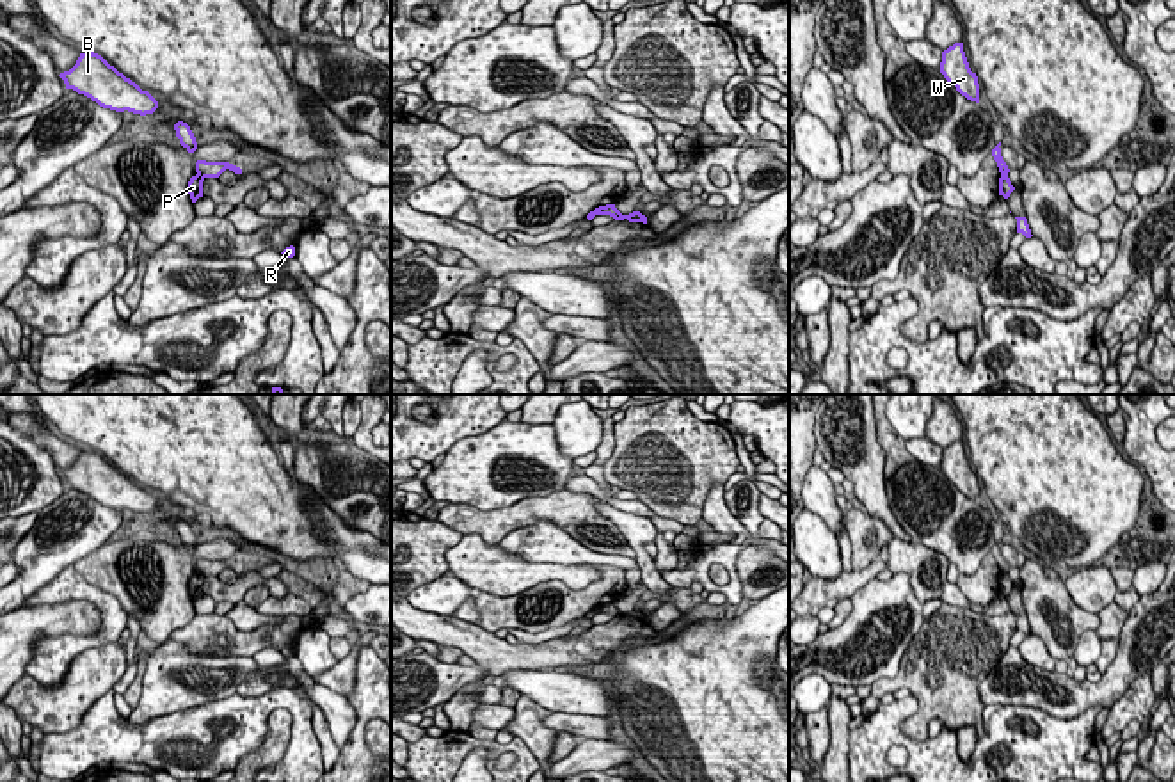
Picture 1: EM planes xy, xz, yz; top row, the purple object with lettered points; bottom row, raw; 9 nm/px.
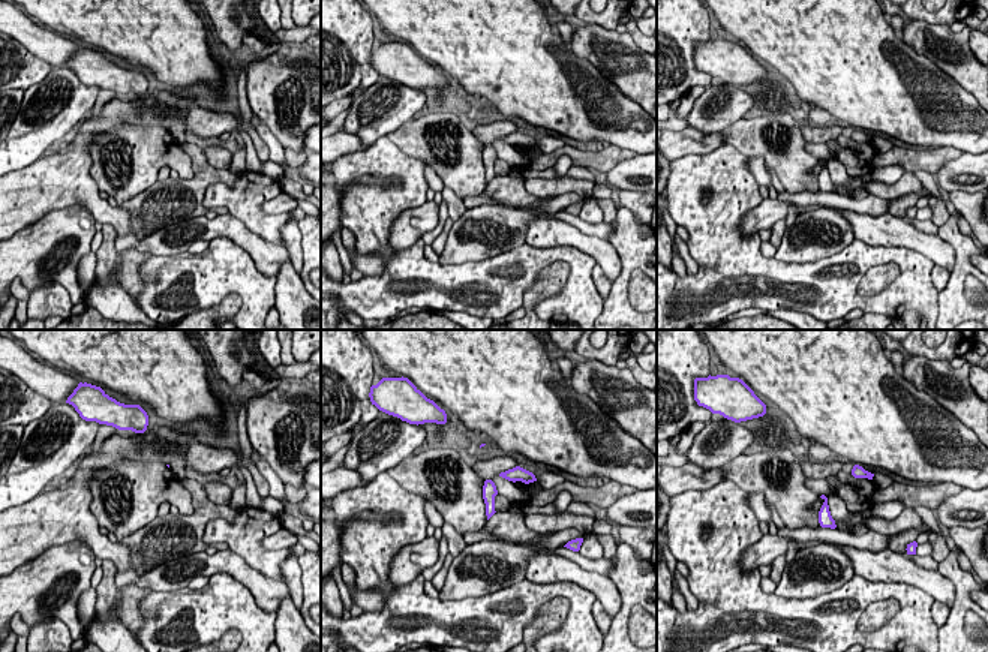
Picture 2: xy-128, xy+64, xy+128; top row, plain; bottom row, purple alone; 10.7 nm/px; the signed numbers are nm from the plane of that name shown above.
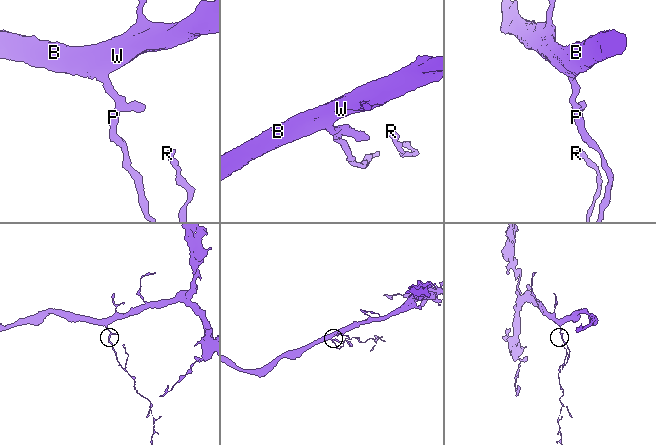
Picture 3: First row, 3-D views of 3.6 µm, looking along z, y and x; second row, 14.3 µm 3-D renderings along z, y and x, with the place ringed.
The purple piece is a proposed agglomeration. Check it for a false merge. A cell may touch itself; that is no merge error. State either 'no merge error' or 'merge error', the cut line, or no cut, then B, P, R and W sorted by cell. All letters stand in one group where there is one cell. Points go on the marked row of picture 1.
merge error | xy (198, 173), (203, 178) | B W / P R

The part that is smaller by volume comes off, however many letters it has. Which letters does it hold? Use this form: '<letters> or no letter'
P, R

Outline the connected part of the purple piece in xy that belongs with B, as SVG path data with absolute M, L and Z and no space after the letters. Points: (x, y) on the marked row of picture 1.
M94 52L80 53L76 64L59 76L66 89L91 98L103 108L140 116L153 114L158 108L158 101L148 91L142 91Z

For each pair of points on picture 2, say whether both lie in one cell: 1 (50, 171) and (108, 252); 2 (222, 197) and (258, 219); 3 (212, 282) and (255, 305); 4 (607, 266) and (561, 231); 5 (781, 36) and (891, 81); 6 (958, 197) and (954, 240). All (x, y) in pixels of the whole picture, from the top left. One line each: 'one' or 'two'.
1: two
2: one
3: one
4: one
5: one
6: two

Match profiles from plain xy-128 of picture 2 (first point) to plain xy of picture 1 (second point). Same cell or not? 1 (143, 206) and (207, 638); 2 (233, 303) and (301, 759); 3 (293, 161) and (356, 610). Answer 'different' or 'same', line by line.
1: same
2: different
3: different

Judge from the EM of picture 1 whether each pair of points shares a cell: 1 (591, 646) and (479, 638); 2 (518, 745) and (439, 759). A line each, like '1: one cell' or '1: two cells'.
1: one cell
2: one cell

